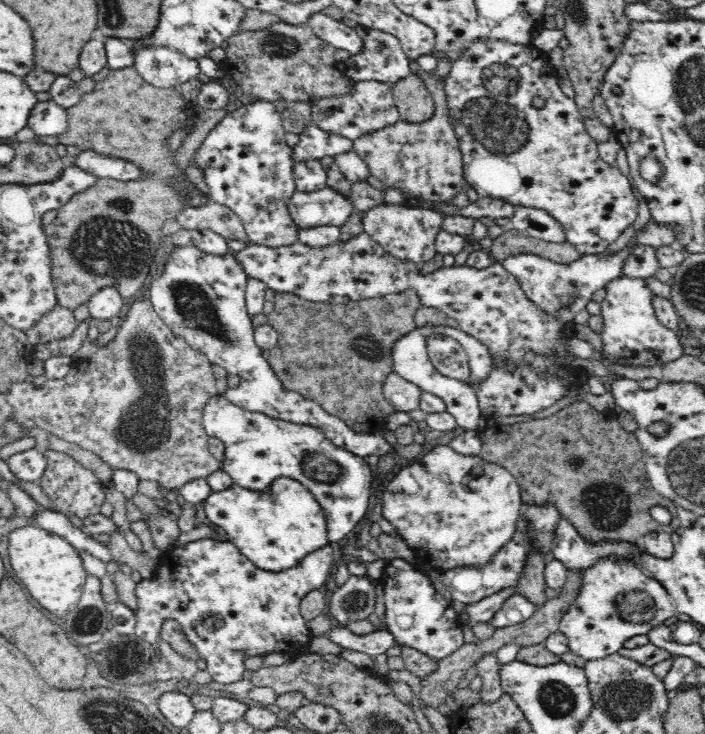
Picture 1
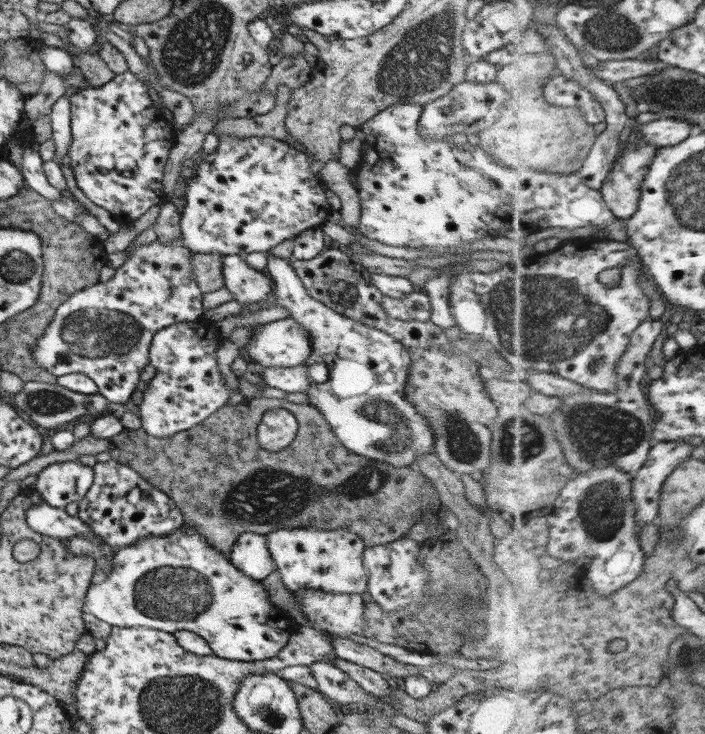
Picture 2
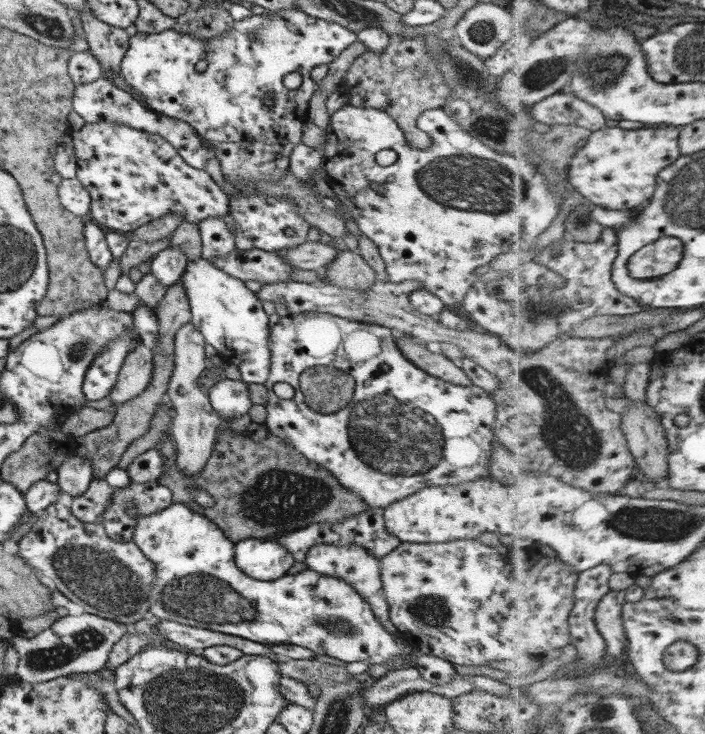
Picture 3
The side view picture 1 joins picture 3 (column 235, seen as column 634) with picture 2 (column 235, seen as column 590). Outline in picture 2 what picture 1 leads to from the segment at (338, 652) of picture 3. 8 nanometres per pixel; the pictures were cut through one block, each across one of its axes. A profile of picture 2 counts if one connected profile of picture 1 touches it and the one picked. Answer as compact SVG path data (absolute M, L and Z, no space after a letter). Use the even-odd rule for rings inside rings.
M183 523L179 525L177 530L173 530L167 536L147 536L137 540L135 544L123 546L115 549L112 555L112 569L101 582L92 582L88 586L86 595L83 599L82 612L92 614L95 618L107 622L110 626L121 626L123 628L145 627L155 630L162 630L167 633L173 633L176 630L187 630L198 634L201 638L208 642L208 647L212 650L212 654L219 658L226 658L232 661L260 661L275 656L284 646L286 646L289 635L299 630L299 625L293 617L285 614L283 610L273 605L267 597L267 591L261 585L261 581L245 576L236 566L232 565L229 558L225 558L217 549L209 548L205 544L205 540L191 528L191 525Z

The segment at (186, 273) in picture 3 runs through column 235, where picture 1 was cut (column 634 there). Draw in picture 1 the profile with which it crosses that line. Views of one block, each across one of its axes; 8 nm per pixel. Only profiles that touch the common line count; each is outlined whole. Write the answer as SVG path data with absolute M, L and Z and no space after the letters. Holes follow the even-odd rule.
M620 276L606 286L600 315L603 326L600 335L601 355L605 364L614 366L664 366L684 356L680 336L664 326L655 315L651 296L654 295L640 278Z

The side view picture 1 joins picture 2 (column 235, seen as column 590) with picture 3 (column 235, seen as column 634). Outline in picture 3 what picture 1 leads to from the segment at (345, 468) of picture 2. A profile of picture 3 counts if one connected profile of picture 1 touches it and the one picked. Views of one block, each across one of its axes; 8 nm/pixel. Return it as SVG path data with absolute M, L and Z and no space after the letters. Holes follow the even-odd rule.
M217 430L209 459L203 465L201 472L187 477L170 460L161 475L157 477L157 482L170 490L172 502L185 503L197 514L205 515L205 518L214 522L225 538L233 544L249 538L272 539L279 534L301 530L309 523L334 523L369 509L369 506L360 498L341 486L329 471L307 461L302 454L287 445L285 441L277 439L269 432L266 432L265 438L260 443L255 443L247 435L247 430L241 434ZM190 488L202 488L214 498L214 505L209 508L200 507L192 499L188 491Z

